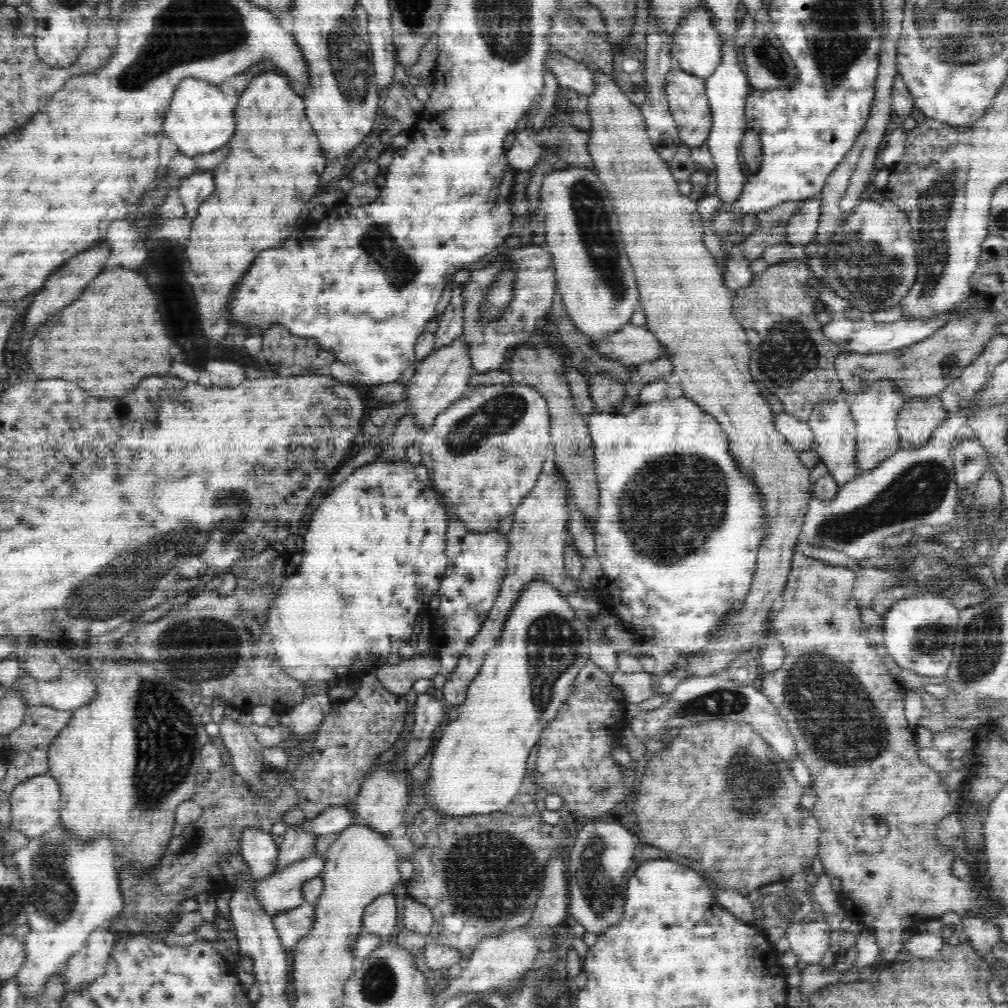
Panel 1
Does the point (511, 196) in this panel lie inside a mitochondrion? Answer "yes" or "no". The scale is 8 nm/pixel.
no

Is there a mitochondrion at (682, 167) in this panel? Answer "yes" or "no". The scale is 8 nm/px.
no

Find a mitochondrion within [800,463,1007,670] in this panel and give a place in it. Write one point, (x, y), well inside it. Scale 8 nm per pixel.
(956, 582)

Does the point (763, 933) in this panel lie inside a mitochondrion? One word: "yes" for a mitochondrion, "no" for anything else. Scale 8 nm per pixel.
no

